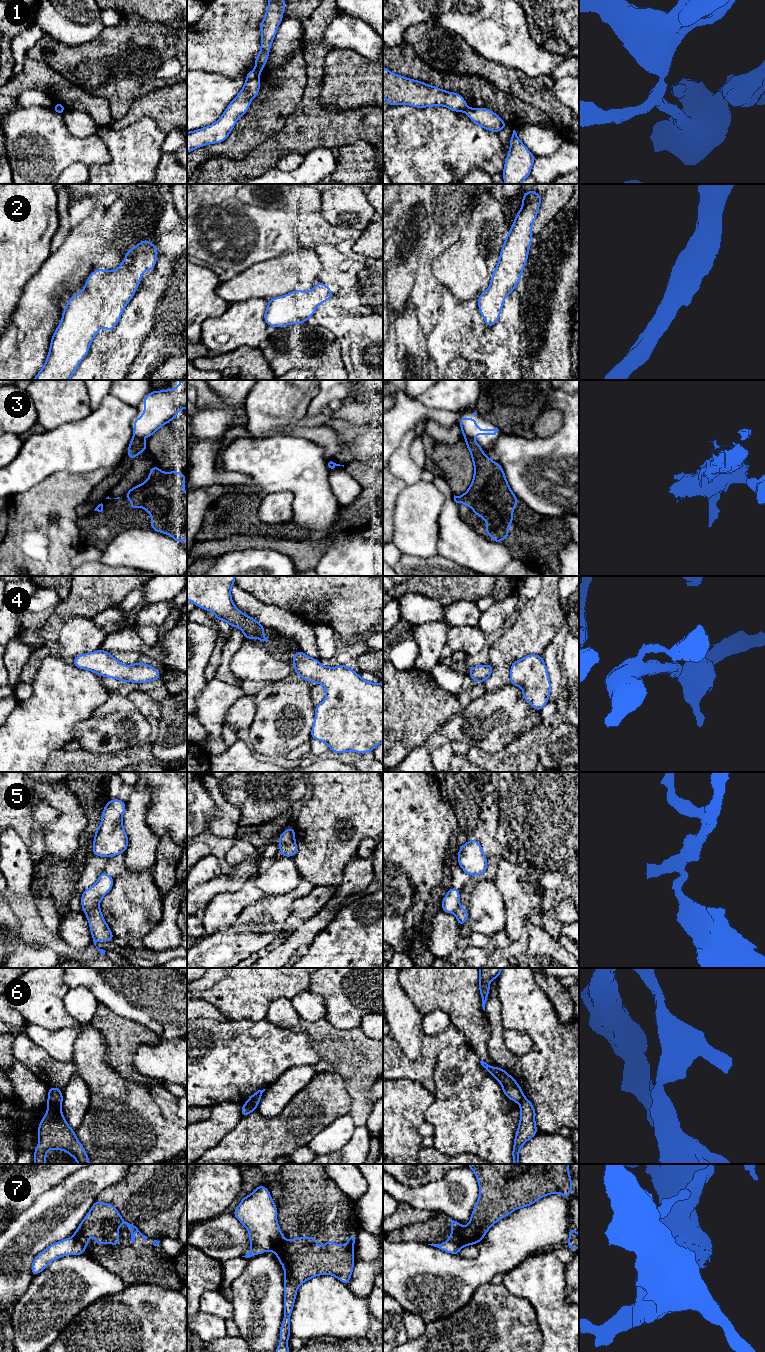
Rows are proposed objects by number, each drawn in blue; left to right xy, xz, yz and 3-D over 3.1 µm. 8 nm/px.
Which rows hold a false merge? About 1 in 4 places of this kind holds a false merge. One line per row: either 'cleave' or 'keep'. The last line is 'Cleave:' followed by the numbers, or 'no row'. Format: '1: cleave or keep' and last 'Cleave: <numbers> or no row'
1: cleave
2: keep
3: cleave
4: keep
5: cleave
6: cleave
7: cleave
Cleave: 1, 3, 5, 6, 7

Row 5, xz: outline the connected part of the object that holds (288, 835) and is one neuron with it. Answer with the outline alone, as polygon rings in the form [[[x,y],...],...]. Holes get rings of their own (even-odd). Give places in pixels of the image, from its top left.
[[[290,827],[283,831],[279,836],[279,846],[288,844],[295,839],[295,829]]]

